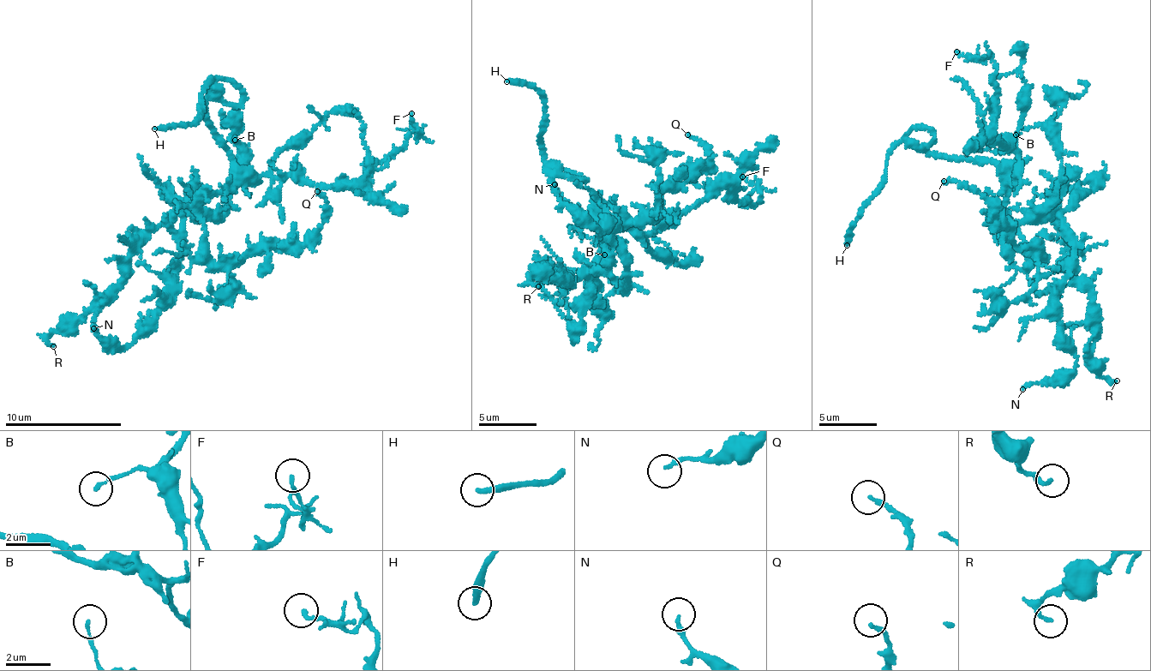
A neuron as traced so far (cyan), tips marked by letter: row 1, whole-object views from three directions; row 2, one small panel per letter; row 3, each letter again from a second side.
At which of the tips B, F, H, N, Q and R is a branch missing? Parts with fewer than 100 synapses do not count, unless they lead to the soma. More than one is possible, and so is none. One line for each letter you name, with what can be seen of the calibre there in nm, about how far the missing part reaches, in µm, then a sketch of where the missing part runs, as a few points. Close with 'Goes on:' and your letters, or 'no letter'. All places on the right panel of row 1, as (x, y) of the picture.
H: calibre 240 nm; missing 20 µm; course (847, 245), (848, 260), (836, 286), (842, 311), (857, 350), (850, 366), (848, 384)
Goes on: H

